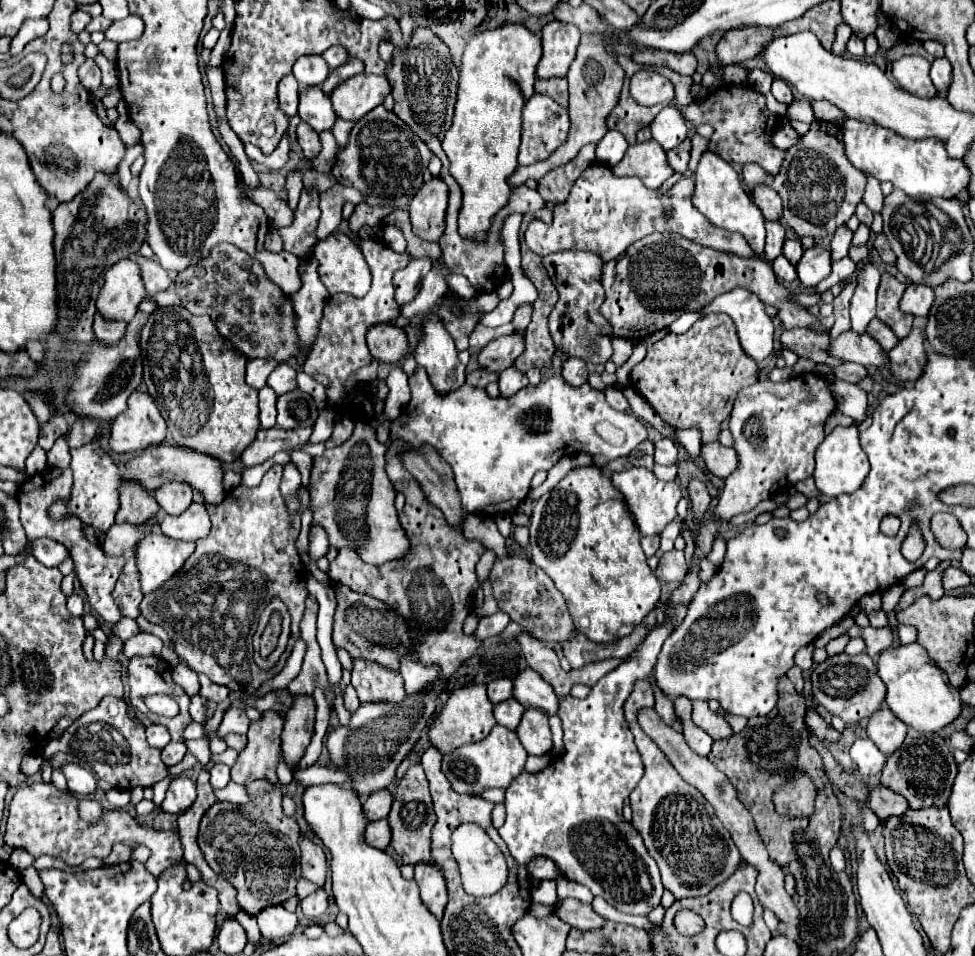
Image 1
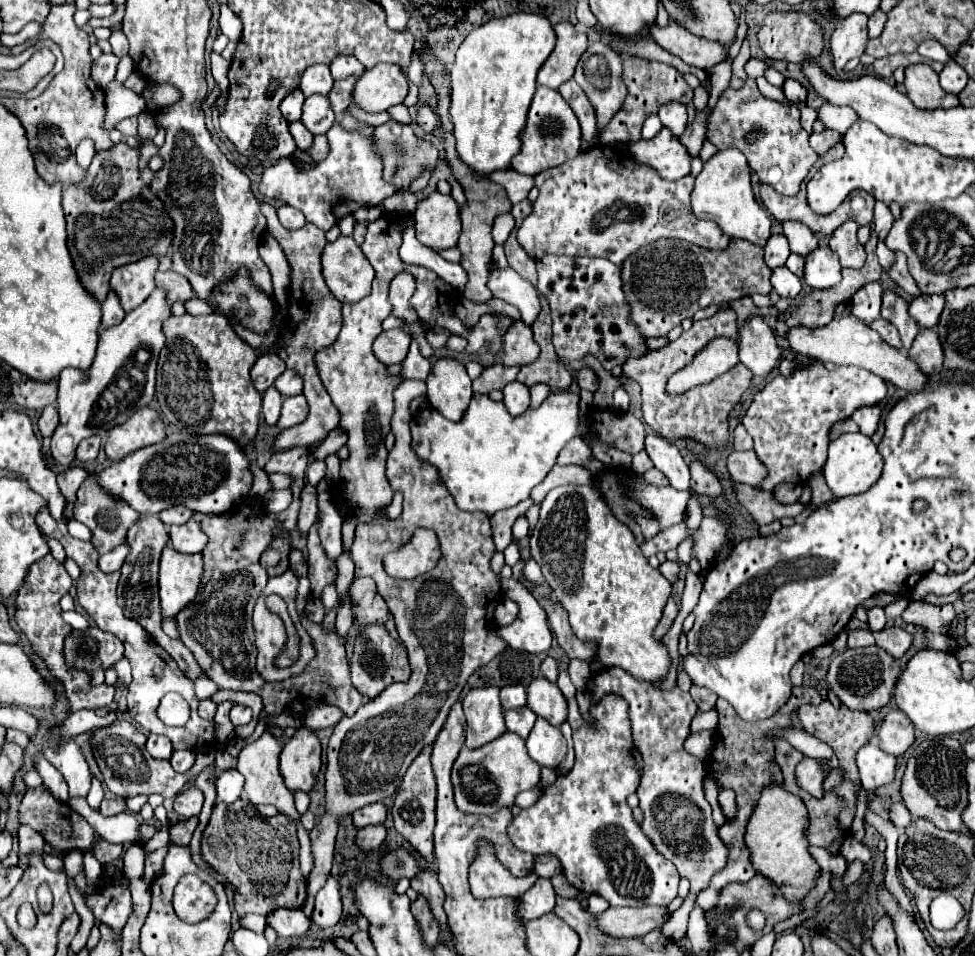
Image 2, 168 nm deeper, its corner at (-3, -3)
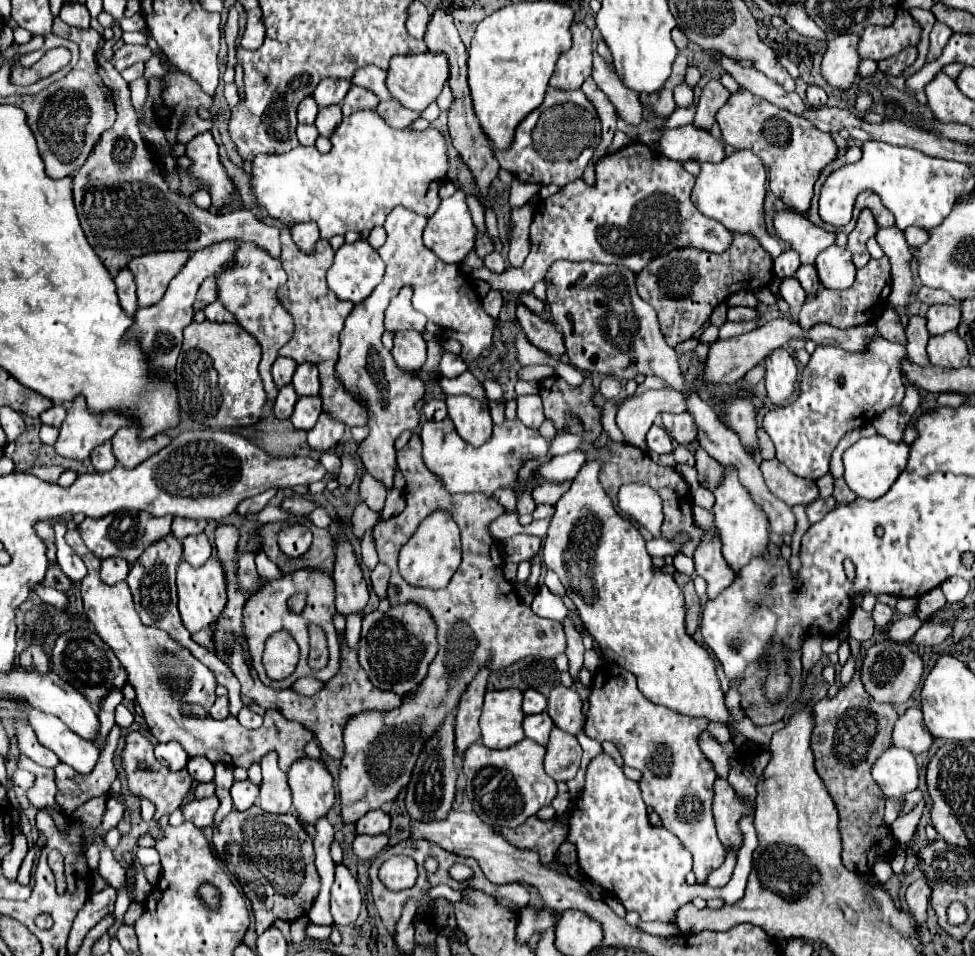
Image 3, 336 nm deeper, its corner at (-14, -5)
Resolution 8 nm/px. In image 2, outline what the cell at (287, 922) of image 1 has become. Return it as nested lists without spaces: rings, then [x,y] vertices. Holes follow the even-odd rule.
[[[275,909],[267,915],[267,925],[273,927],[277,923],[275,933],[279,937],[301,937],[307,933],[311,920],[303,915],[301,909]]]

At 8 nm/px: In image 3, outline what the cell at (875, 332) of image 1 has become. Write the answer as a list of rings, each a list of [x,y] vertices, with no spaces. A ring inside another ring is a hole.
[[[888,307],[880,317],[878,317],[878,321],[876,321],[876,329],[878,329],[878,333],[882,335],[882,337],[886,337],[888,341],[898,341],[898,343],[906,343],[906,333],[904,333],[904,329],[902,329],[902,325],[900,325],[900,317],[898,317],[898,313],[892,309],[892,307]]]

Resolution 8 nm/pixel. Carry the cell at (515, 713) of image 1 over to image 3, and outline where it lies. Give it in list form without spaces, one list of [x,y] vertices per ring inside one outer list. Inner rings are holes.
[[[538,713],[538,715],[526,715],[524,719],[524,733],[528,739],[546,745],[550,731],[554,729],[554,723],[548,713]]]

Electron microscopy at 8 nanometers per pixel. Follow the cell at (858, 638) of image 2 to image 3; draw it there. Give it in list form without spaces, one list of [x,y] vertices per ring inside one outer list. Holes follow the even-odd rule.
[[[854,607],[848,625],[850,625],[850,637],[856,641],[868,641],[874,635],[874,619],[862,607]]]

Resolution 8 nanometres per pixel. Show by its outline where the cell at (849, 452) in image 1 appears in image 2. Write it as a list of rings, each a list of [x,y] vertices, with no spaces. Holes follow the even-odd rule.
[[[843,433],[829,443],[829,457],[823,467],[823,477],[835,497],[849,497],[865,493],[881,477],[881,467],[883,459],[879,457],[879,451],[871,437],[863,433]]]

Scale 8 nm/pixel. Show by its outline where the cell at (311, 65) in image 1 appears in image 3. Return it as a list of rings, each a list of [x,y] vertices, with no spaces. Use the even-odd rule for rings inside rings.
[[[332,77],[330,79],[322,79],[322,83],[318,85],[318,89],[314,91],[312,97],[316,99],[318,107],[340,105],[350,87],[352,87],[352,83],[346,81],[346,79],[332,79]]]

